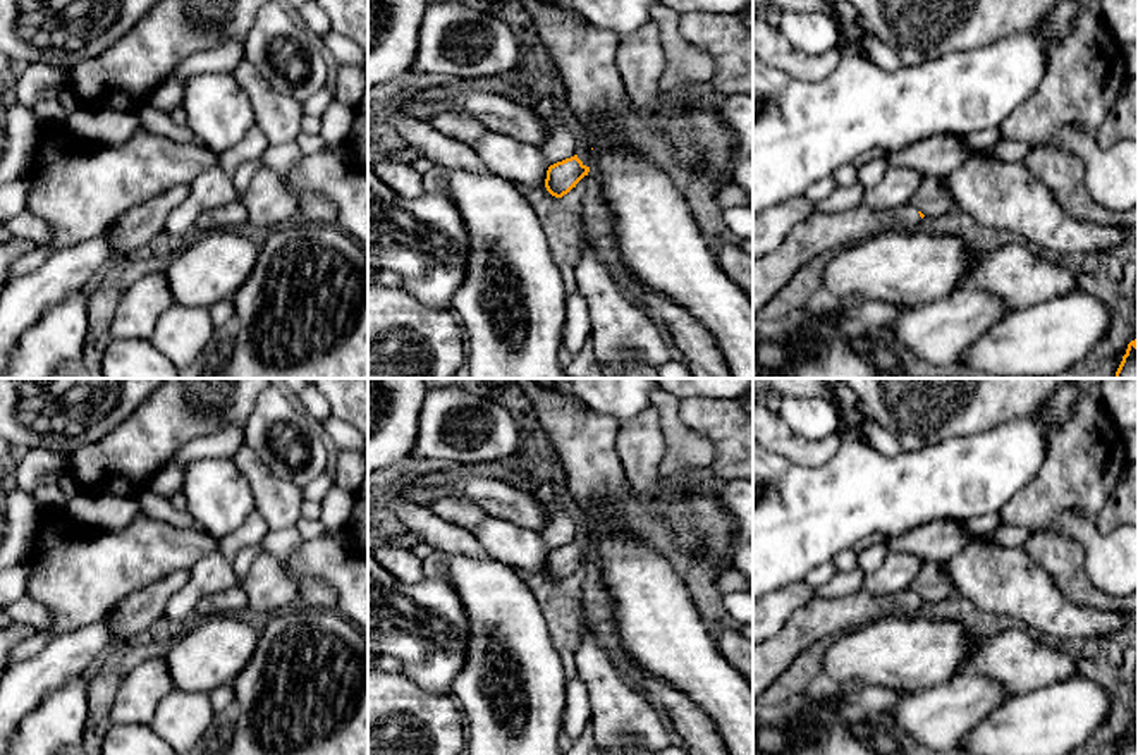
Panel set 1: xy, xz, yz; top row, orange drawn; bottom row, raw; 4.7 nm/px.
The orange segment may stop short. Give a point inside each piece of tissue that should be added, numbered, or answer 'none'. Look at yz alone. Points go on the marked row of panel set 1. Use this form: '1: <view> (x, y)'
1: yz (820, 233)

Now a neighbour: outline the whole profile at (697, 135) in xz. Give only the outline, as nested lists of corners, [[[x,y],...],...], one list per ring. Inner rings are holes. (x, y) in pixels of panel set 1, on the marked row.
[[[700,88],[693,105],[674,107],[660,96],[658,110],[650,117],[653,134],[672,151],[677,179],[689,187],[712,191],[719,182],[732,181],[731,167],[734,141],[729,127],[719,115],[720,96]]]

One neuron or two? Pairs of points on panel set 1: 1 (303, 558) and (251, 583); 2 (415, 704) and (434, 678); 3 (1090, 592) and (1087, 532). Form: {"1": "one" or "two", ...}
{"1": "two", "2": "two", "3": "two"}

